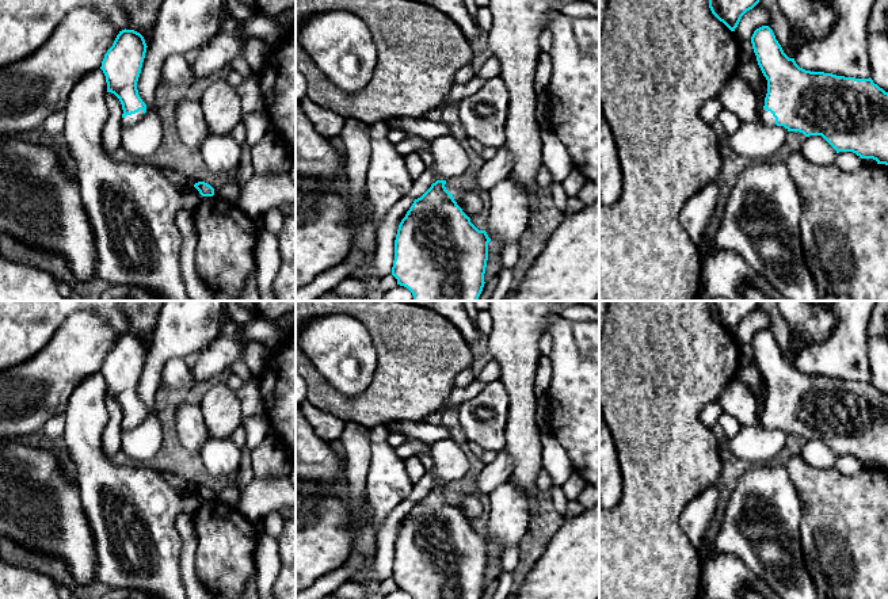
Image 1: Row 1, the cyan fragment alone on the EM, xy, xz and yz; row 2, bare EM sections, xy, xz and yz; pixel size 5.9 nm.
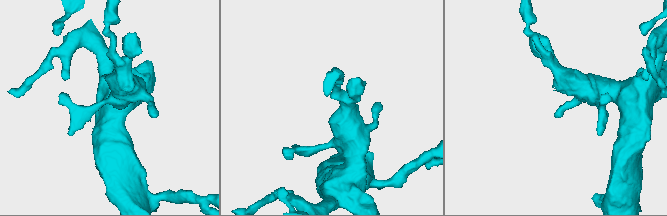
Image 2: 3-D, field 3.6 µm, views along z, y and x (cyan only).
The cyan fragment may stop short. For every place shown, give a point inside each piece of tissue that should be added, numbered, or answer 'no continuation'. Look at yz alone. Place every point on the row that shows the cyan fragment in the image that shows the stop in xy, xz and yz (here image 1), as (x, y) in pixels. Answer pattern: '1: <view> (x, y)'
1: yz (766, 117)

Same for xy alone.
1: xy (129, 119)

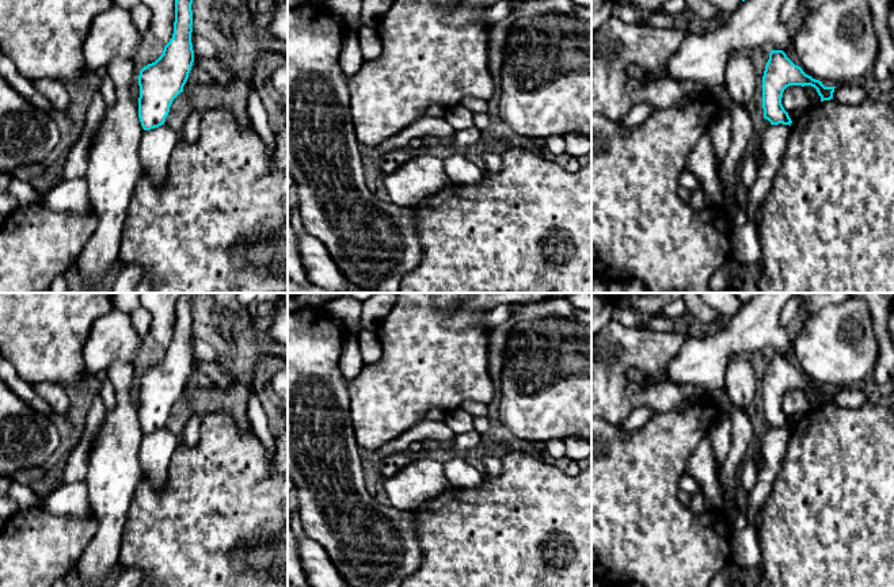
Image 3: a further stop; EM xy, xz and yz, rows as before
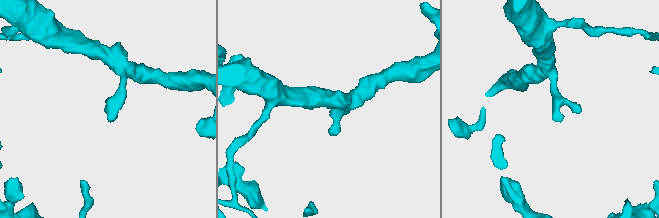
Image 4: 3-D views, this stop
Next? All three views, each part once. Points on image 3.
no continuation

